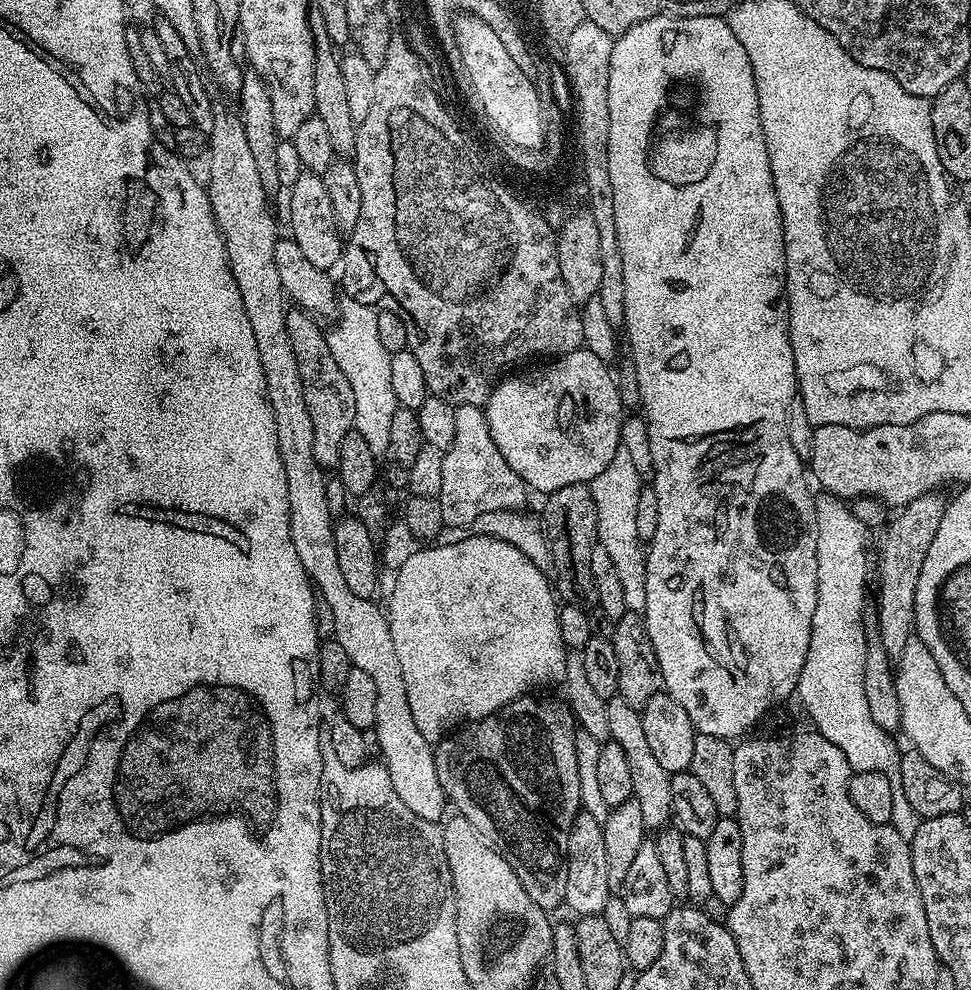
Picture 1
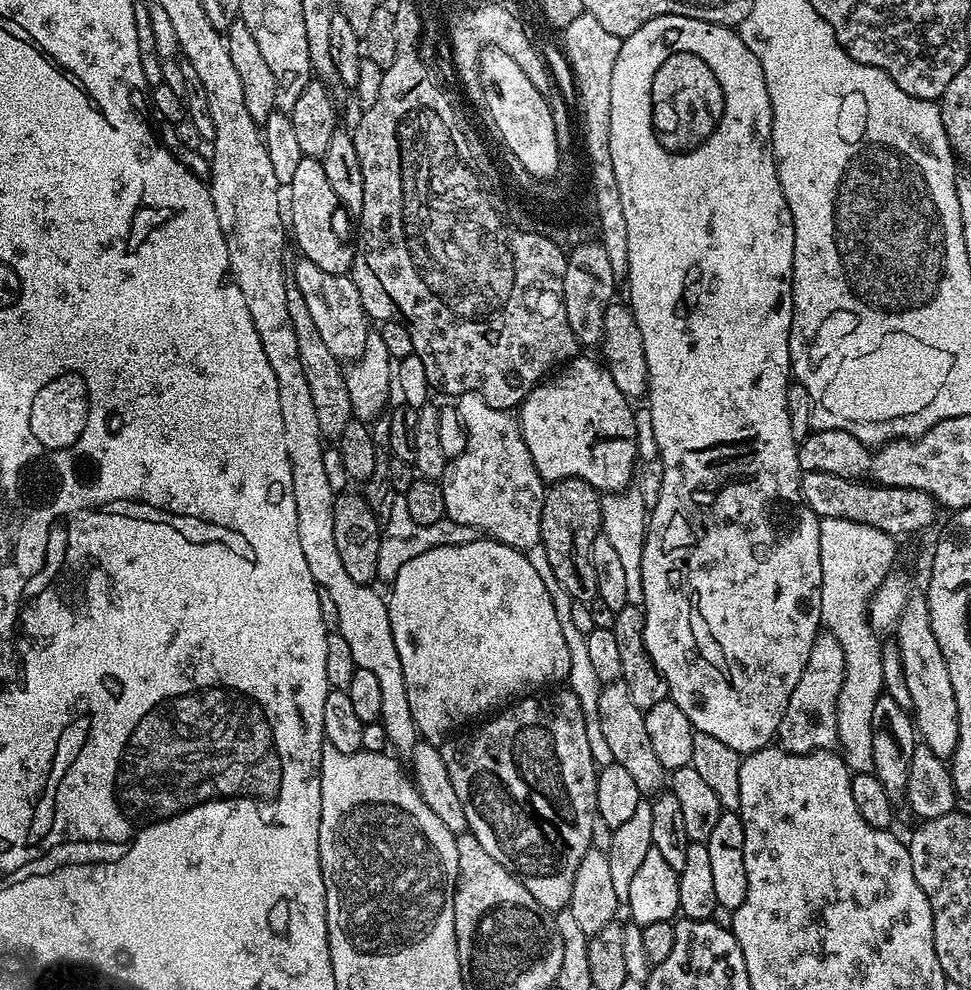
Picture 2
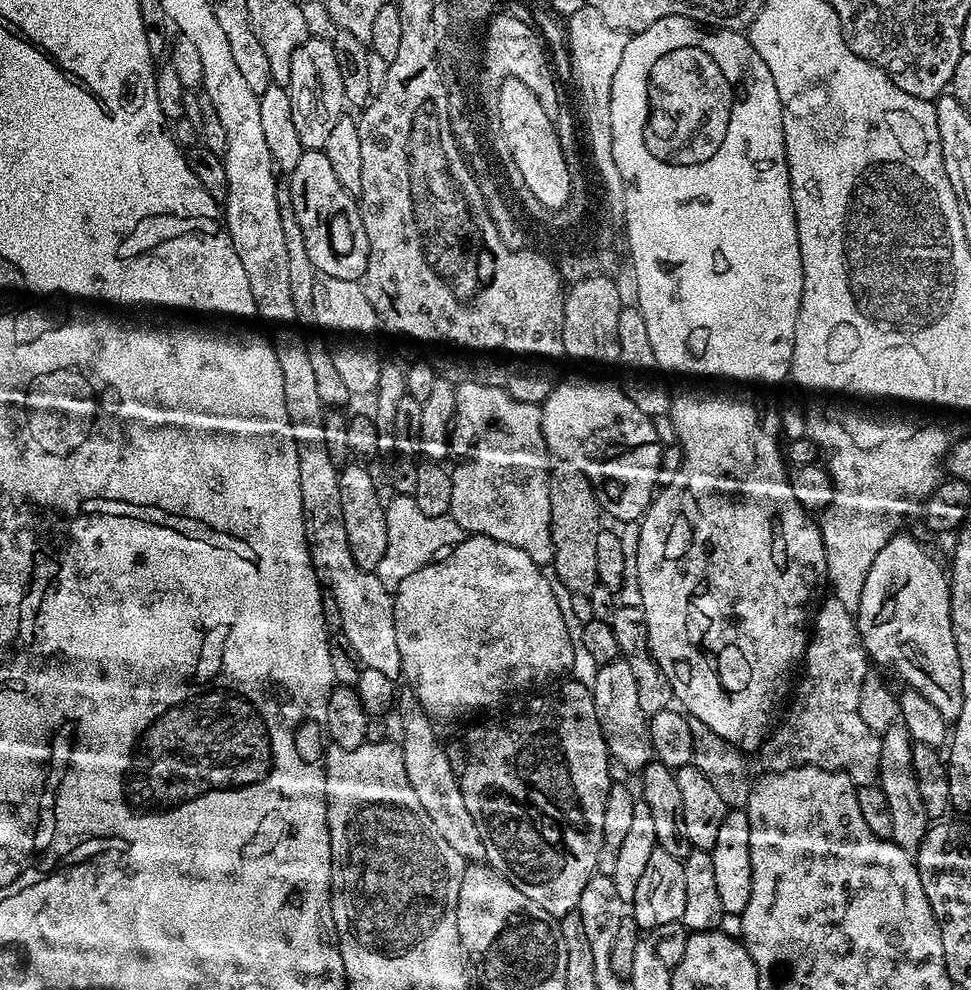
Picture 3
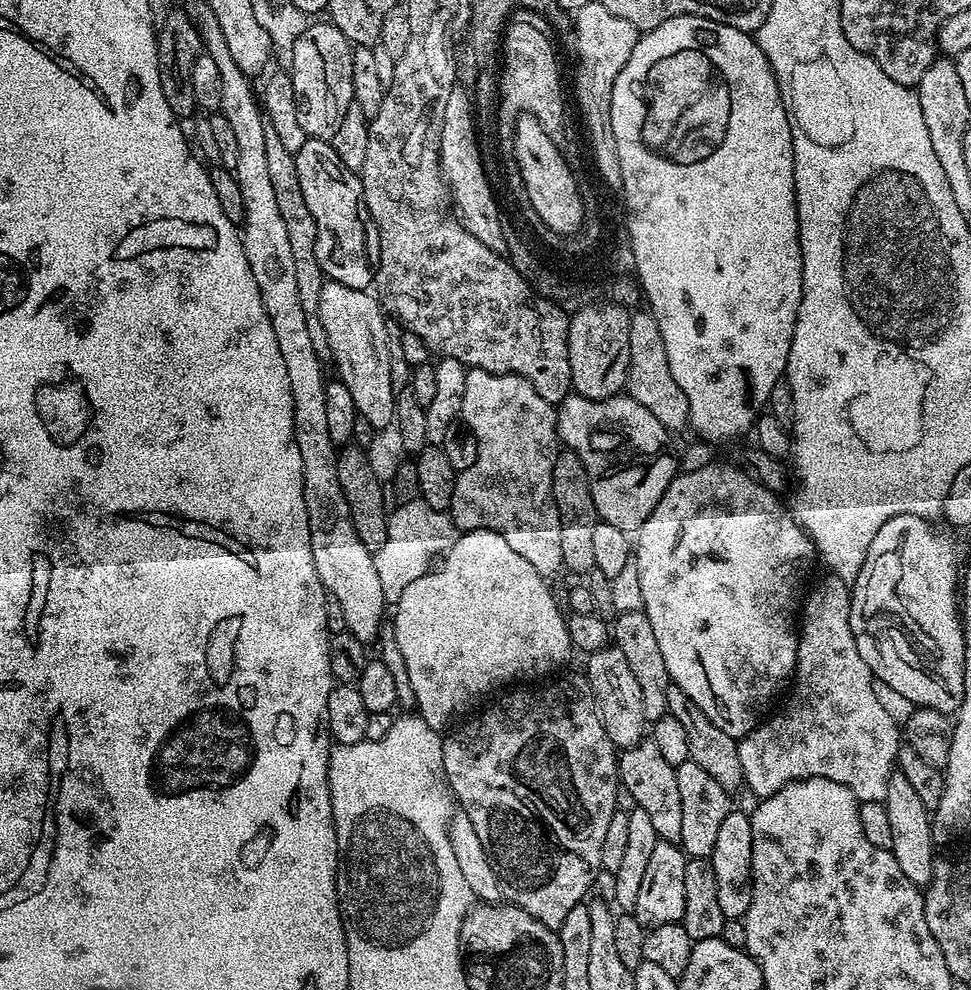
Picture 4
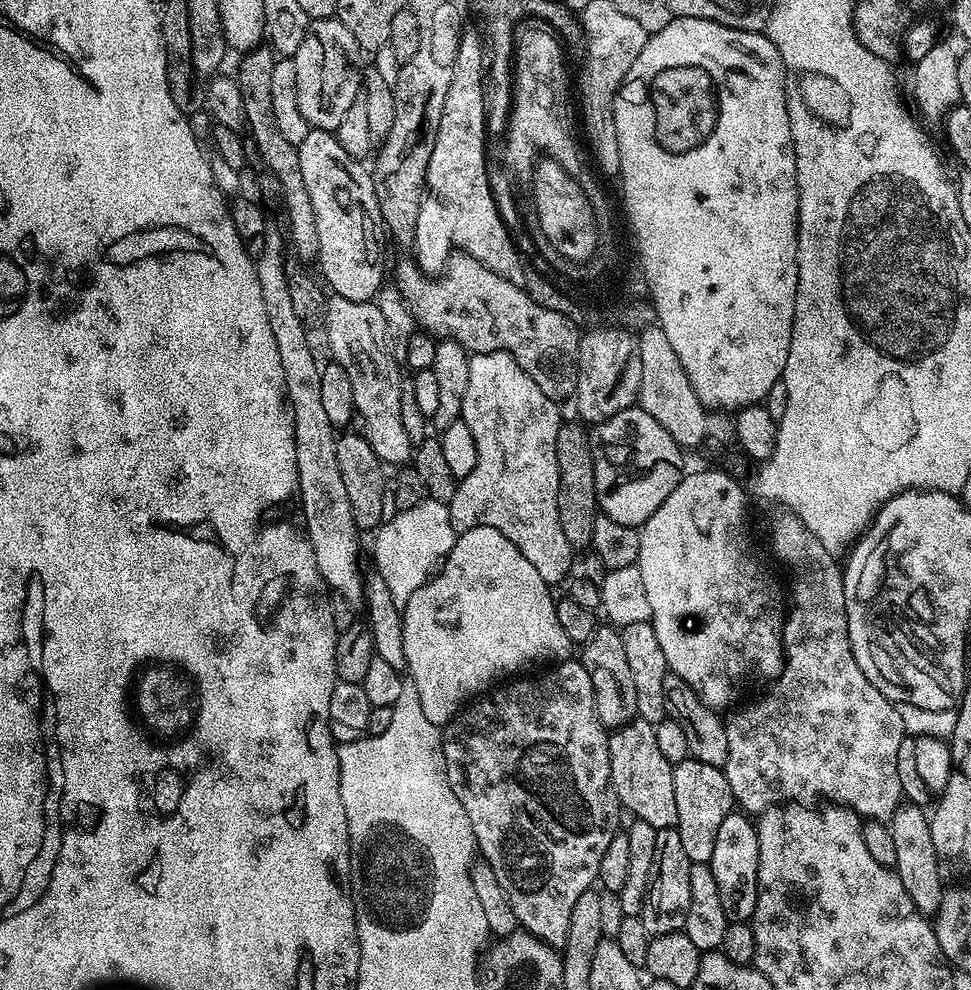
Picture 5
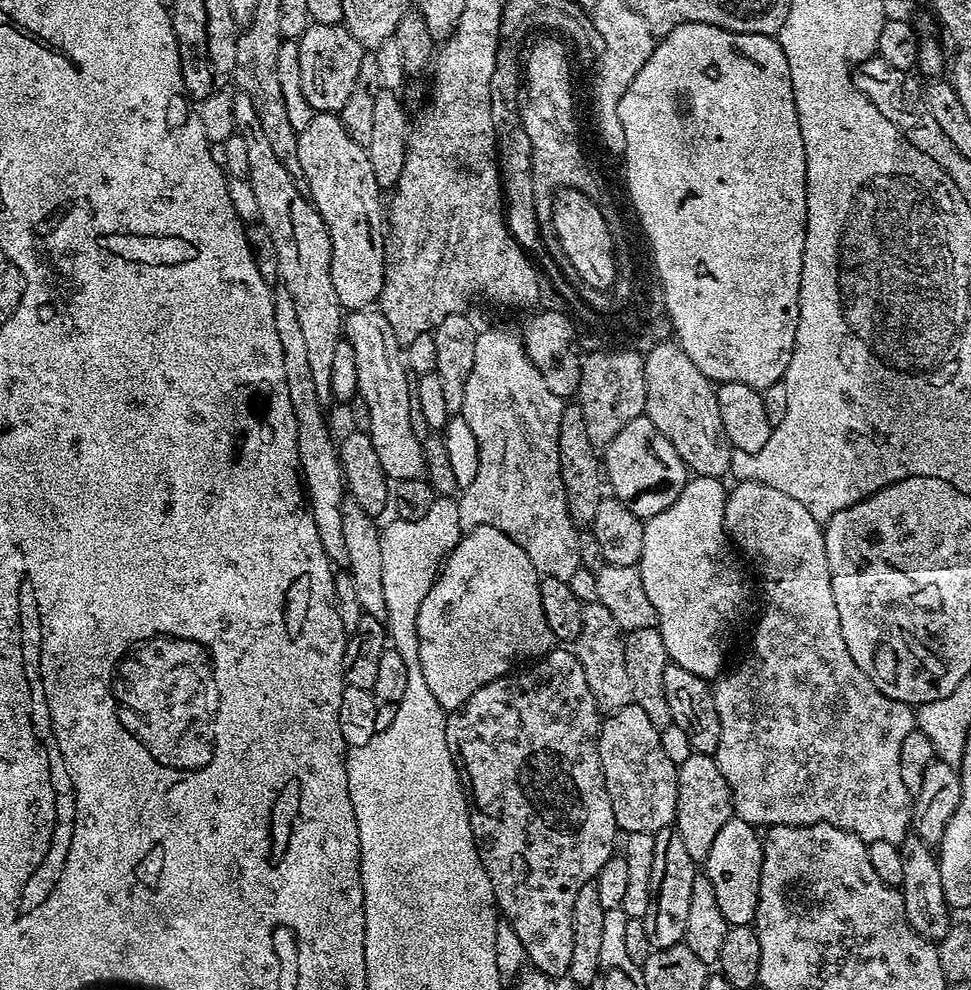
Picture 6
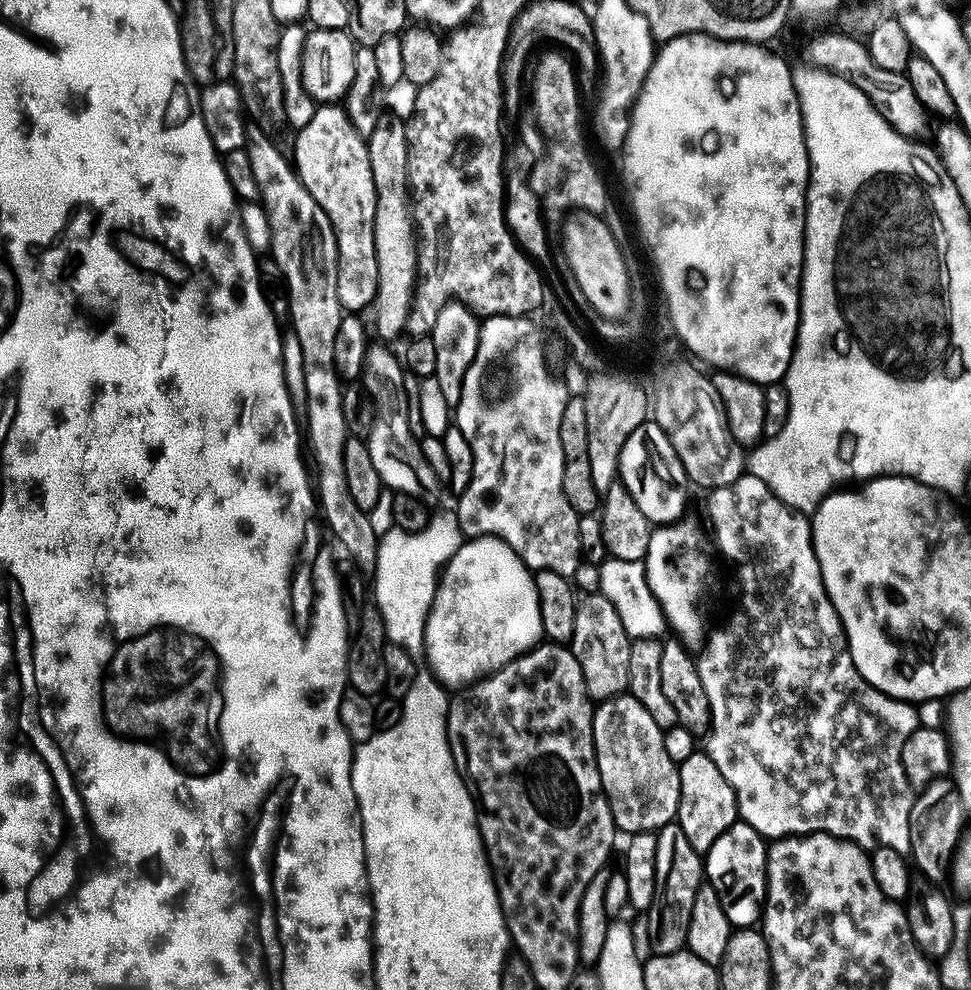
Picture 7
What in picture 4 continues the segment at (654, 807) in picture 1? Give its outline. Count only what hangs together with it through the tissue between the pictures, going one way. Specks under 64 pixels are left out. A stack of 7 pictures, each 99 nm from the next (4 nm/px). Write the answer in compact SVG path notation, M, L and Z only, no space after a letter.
M615 646L600 648L591 653L587 660L586 675L592 687L600 721L610 742L618 750L633 748L634 745L645 739L646 721L642 706L642 690L638 687L634 673L630 671L630 665L626 663L622 650L618 650Z

